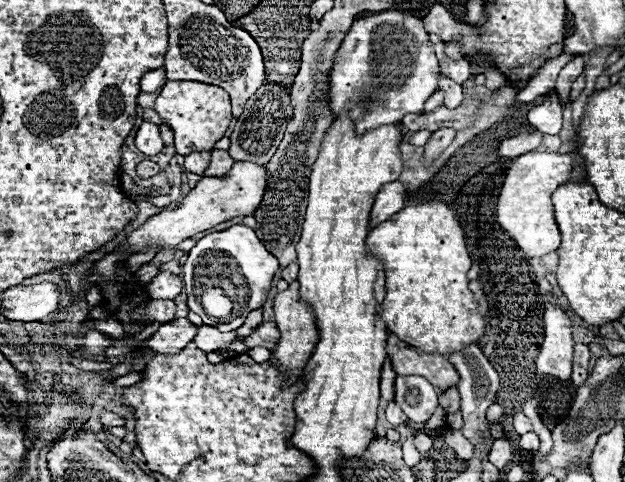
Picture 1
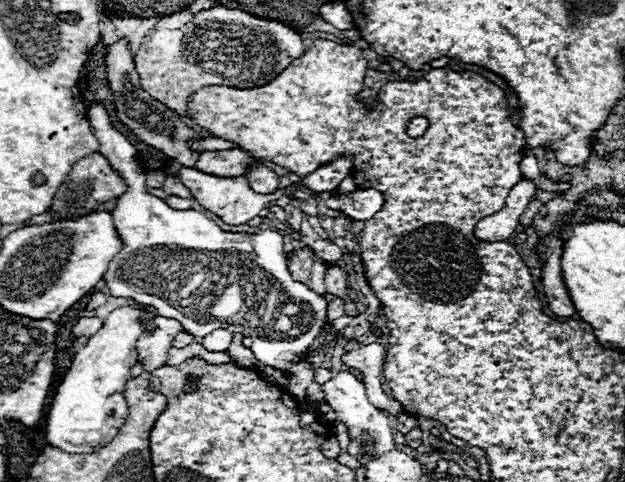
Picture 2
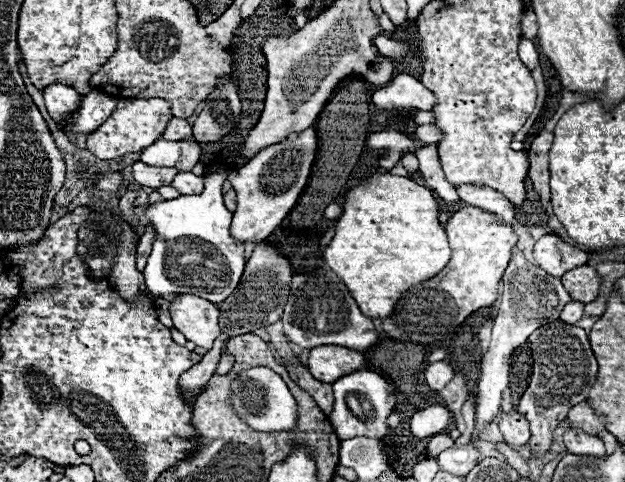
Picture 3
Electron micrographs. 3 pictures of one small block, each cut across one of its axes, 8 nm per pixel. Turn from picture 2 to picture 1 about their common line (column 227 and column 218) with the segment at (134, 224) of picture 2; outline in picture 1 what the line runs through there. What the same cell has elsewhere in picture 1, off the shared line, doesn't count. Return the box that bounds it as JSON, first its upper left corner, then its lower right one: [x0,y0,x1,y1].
[182,224,278,332]

